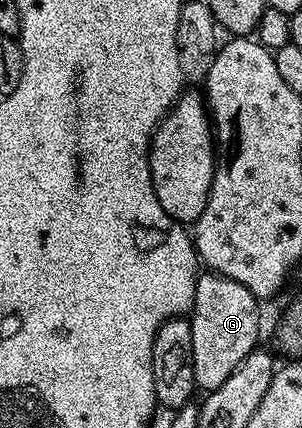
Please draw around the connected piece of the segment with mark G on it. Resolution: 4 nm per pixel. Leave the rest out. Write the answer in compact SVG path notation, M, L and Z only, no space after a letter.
M200 272L195 280L195 298L189 314L193 335L193 375L200 390L221 387L239 364L260 344L260 302L241 283L219 273Z

